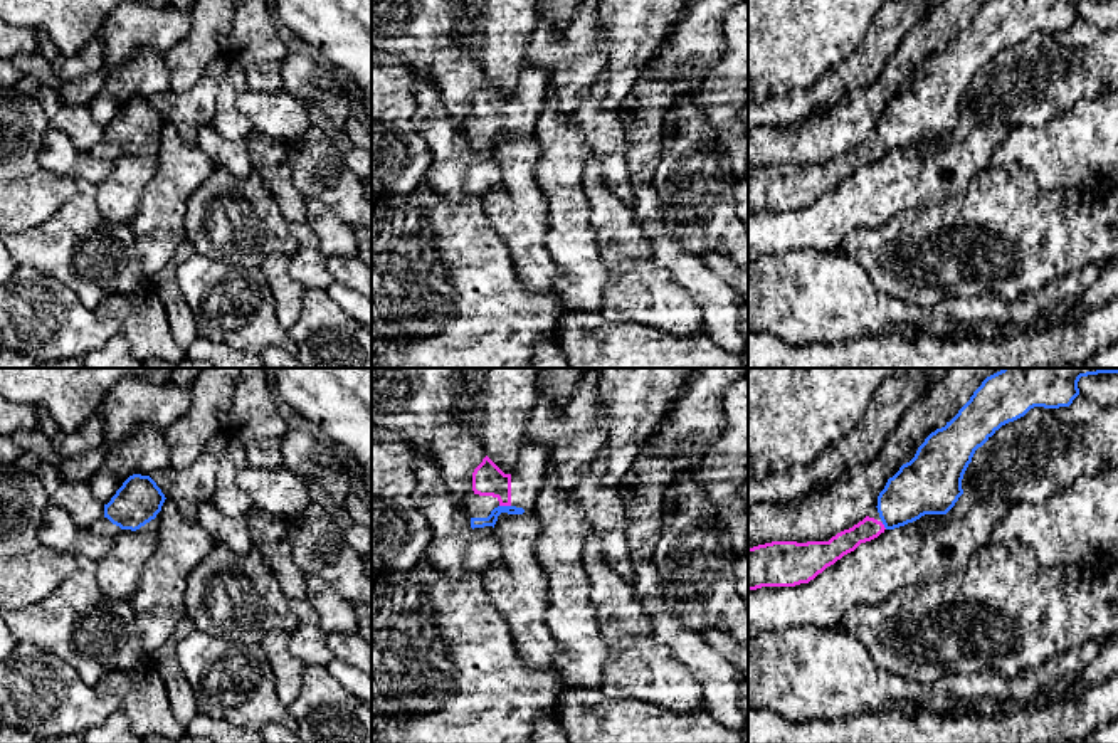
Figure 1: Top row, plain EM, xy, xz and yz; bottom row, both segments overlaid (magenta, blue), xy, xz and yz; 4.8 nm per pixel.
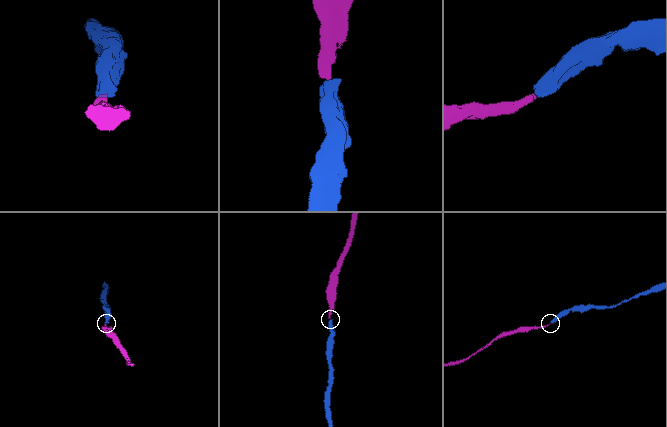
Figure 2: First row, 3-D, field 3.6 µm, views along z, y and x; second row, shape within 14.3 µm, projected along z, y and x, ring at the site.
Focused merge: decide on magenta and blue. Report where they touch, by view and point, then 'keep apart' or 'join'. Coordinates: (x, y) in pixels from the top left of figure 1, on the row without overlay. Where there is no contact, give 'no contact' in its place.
contact xz (505, 128); join

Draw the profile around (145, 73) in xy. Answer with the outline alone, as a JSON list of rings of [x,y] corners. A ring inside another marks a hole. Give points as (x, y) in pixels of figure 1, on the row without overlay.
[[[151,47],[140,49],[103,76],[103,89],[87,103],[91,116],[103,128],[111,124],[129,99],[151,99],[170,91],[166,59]]]

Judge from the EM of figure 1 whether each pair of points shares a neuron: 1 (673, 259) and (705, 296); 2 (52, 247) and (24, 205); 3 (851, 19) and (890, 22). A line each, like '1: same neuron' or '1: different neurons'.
1: same neuron
2: different neurons
3: different neurons

